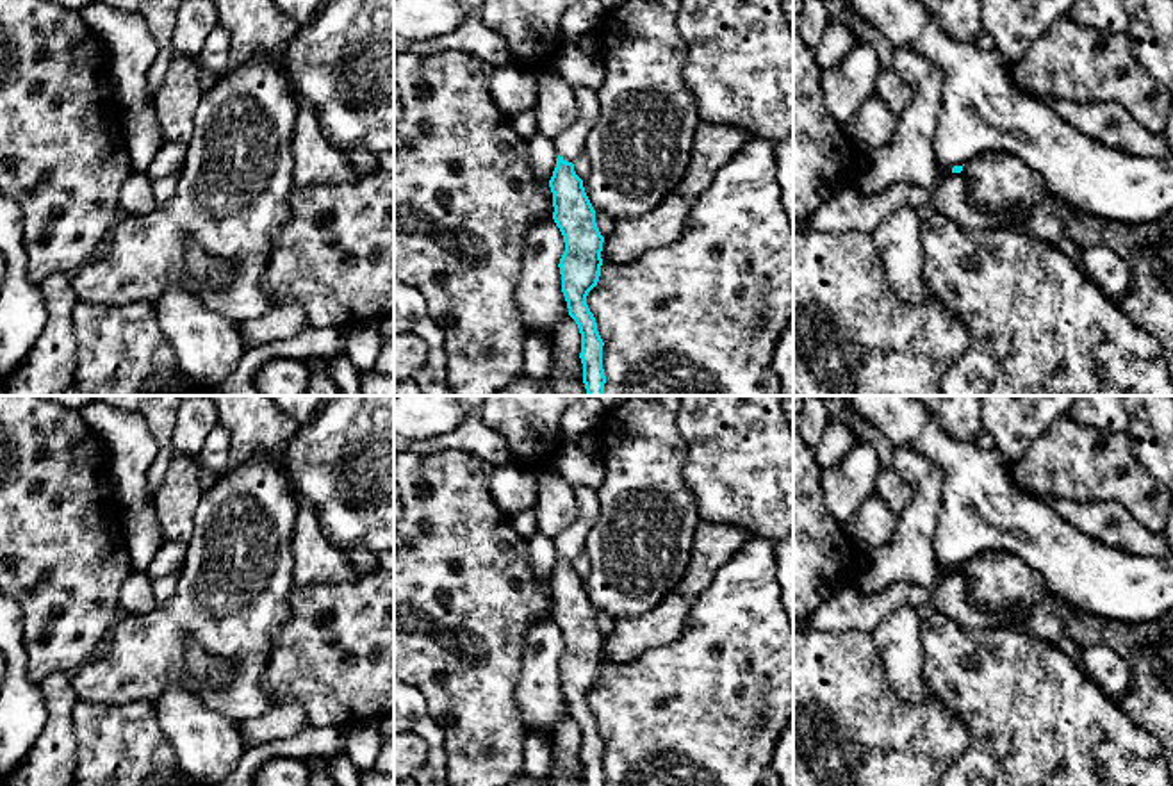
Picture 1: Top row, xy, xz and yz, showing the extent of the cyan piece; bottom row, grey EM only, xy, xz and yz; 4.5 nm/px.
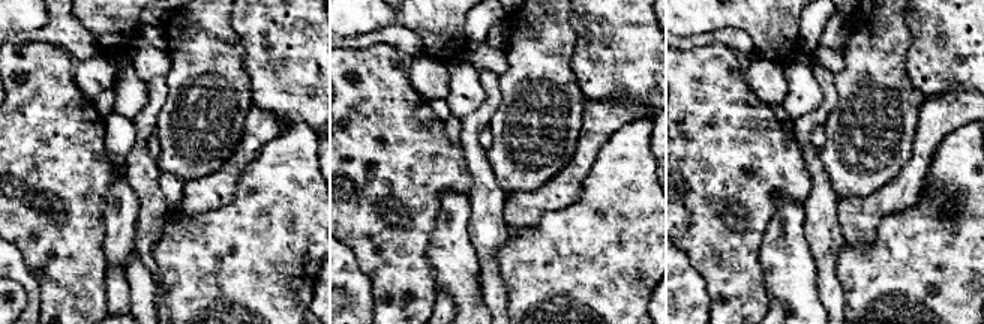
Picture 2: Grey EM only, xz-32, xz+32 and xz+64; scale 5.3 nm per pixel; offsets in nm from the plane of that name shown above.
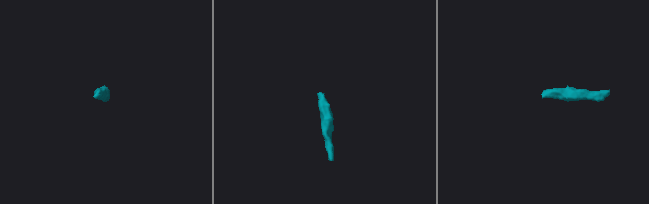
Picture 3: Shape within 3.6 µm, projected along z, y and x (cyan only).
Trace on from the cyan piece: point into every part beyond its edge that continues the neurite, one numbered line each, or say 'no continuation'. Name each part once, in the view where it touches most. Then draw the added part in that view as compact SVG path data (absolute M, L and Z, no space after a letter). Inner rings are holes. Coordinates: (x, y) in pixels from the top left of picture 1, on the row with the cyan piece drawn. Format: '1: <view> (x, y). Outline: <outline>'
1: xz (571, 143). Outline: M576 87L574 98L579 111L578 119L553 139L556 153L567 162L574 162L578 157L585 155L586 137L599 116L595 89Z

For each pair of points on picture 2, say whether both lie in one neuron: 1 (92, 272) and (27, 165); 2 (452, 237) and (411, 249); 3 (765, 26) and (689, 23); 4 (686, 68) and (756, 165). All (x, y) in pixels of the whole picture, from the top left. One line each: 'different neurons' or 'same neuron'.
1: same neuron
2: different neurons
3: same neuron
4: same neuron

